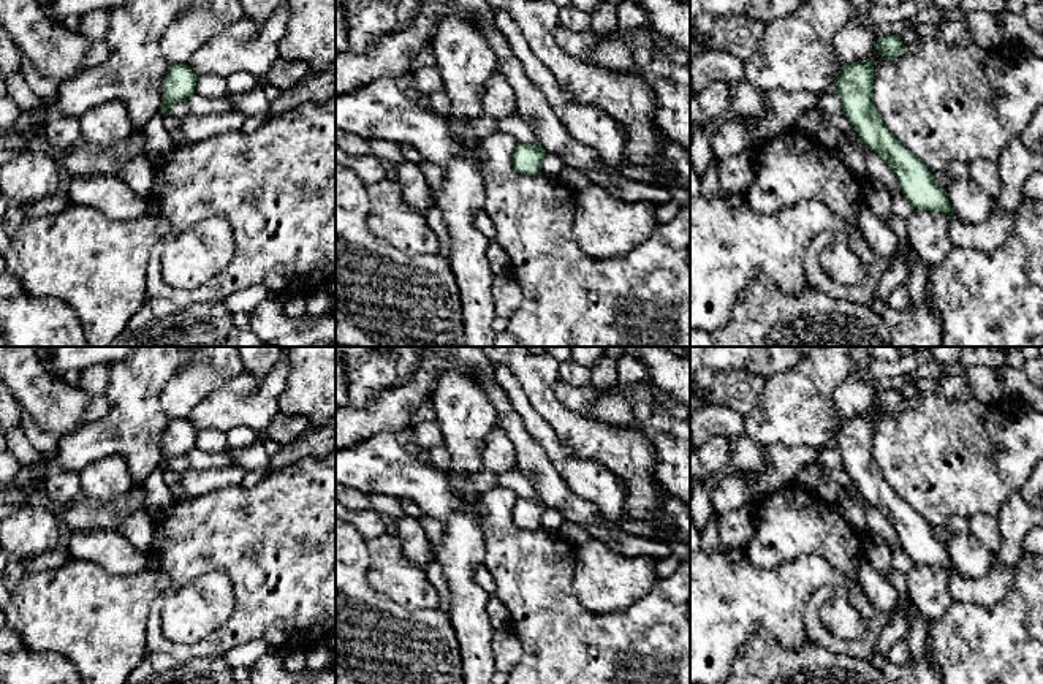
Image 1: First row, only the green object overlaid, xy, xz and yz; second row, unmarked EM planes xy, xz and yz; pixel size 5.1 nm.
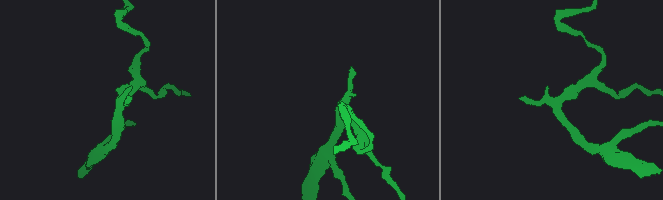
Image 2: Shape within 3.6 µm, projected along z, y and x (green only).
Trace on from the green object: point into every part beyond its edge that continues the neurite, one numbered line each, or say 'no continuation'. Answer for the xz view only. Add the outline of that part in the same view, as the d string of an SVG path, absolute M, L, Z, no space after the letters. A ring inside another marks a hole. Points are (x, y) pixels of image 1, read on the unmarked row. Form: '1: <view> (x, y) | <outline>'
no continuation

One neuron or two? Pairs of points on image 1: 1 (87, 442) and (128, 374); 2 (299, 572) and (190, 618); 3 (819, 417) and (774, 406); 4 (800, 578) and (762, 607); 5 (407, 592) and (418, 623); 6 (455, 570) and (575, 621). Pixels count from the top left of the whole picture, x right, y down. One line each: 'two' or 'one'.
1: one
2: two
3: one
4: one
5: two
6: two

